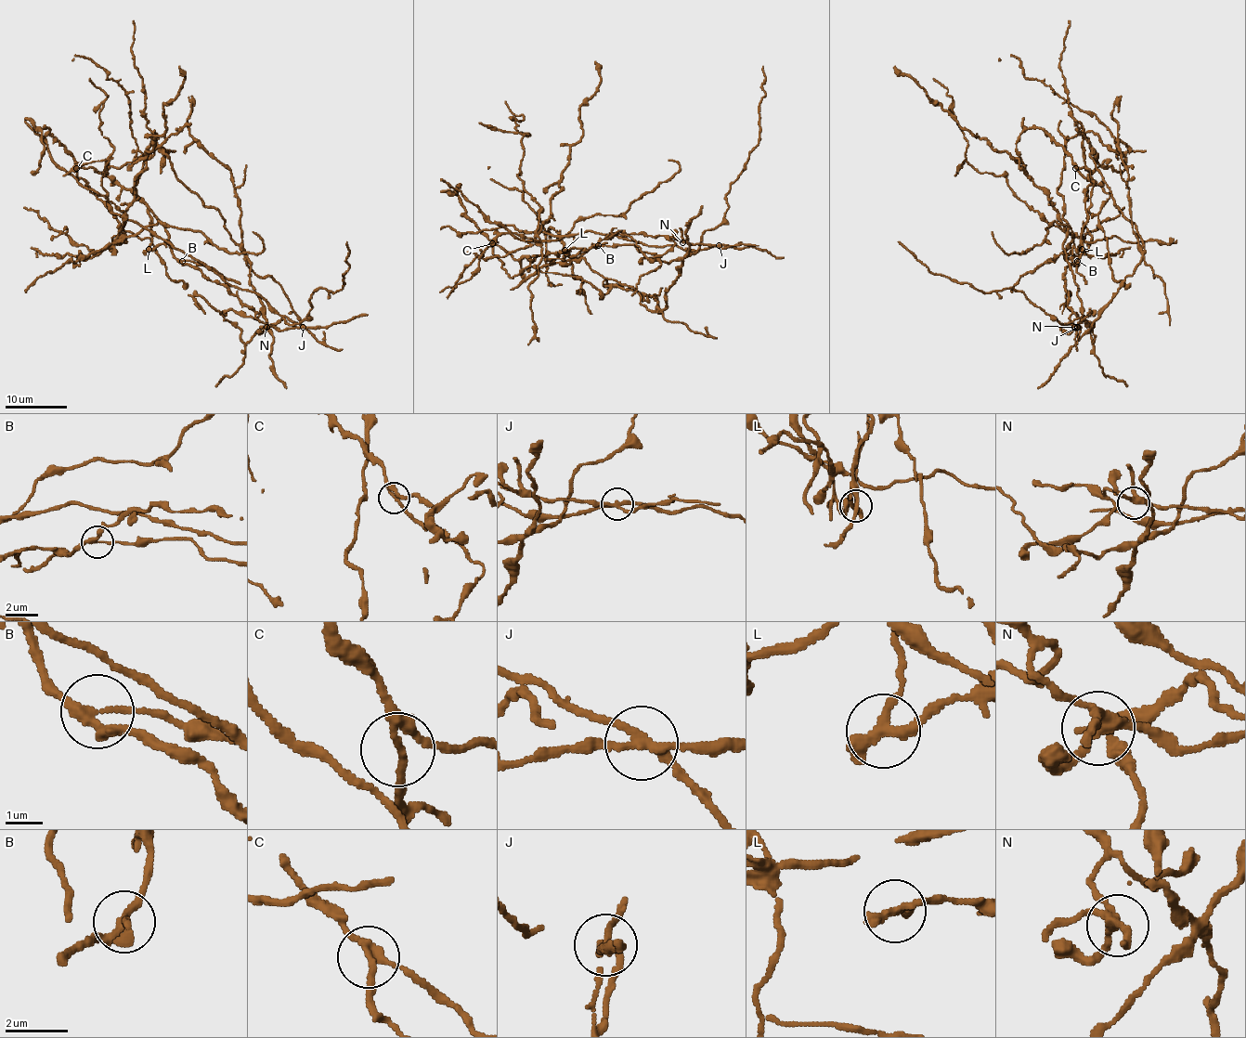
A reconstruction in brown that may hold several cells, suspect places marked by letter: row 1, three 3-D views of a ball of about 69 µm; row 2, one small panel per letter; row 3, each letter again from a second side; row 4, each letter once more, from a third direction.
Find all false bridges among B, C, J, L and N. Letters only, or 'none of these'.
B, J, L

